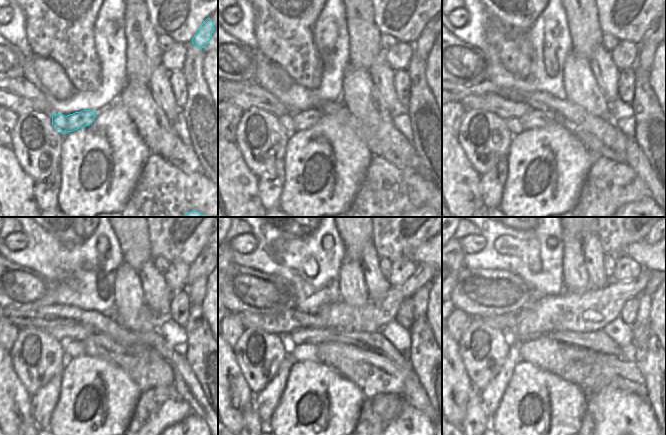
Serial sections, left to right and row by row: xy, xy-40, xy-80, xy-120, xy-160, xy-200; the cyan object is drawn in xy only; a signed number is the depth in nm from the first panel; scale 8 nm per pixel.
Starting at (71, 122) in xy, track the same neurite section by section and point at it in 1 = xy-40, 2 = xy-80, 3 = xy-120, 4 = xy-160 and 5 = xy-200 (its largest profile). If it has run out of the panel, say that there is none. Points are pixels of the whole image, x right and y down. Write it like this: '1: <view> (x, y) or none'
1: xy-40 (304, 120)
2: xy-80 (532, 119)
3: xy-120 (148, 370)
4: xy-160 (374, 374)
5: xy-200 (615, 390)

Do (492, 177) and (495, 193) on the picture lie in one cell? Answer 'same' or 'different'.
same

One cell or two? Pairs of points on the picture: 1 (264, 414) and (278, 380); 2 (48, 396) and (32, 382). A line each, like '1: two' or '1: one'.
1: one
2: two

